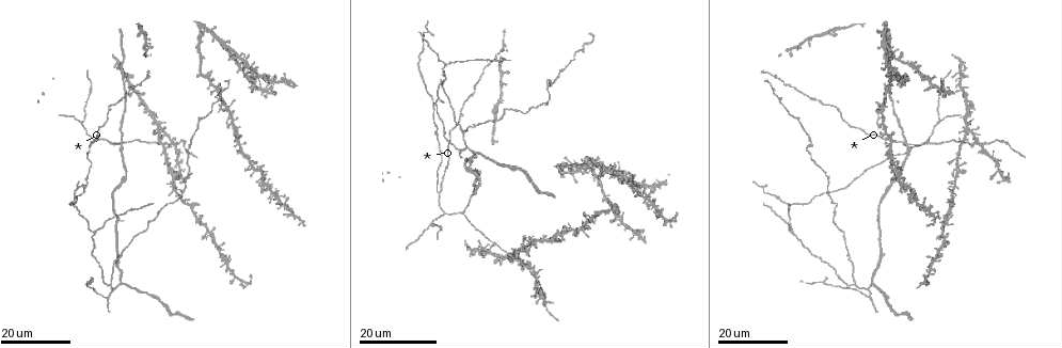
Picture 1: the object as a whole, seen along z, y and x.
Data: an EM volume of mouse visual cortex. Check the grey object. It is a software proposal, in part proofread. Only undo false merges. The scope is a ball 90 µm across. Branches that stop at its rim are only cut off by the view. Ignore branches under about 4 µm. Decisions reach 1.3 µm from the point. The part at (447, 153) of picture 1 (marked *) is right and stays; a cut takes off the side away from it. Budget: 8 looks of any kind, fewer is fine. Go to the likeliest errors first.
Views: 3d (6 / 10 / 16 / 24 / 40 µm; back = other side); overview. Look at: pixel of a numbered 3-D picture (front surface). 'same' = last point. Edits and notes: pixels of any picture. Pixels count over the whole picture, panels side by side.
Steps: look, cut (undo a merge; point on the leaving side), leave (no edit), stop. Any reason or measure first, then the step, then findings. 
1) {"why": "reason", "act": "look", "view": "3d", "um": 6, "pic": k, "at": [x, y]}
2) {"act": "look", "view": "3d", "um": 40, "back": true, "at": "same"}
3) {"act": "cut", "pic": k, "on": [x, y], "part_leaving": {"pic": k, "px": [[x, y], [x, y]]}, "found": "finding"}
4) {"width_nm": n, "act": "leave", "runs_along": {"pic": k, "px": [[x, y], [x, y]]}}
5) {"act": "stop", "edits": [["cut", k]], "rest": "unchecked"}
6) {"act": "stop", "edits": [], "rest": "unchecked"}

{"why": "a fork", "act": "look", "view": "3d", "um": 16, "pic": 1, "at": [985, 144]}

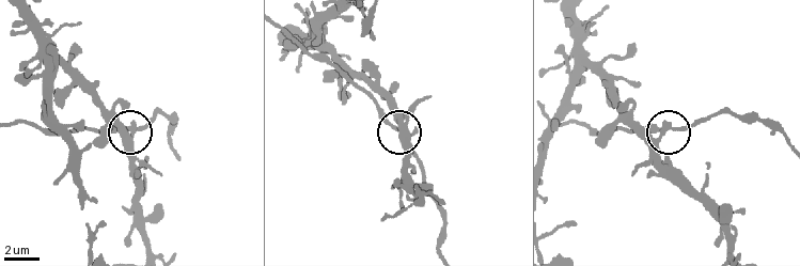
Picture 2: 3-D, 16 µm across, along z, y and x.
{"act": "look", "view": "3d", "um": 10, "pic": 2, "at": [132, 139]}

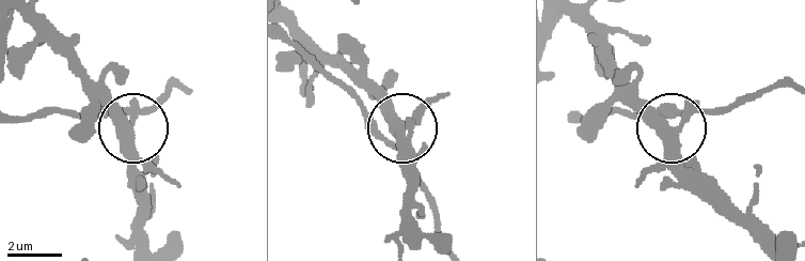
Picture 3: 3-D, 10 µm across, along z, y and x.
{"side_arm_um": 16, "act": "leave", "runs_along": {"pic": 3, "px": [[571, 114], [659, 112], [673, 133], [675, 167], [691, 186]]}, "found": "one neuron here"}

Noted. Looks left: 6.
{"why": "branch point", "act": "look", "view": "3d", "um": 24, "pic": 1, "at": [95, 231]}

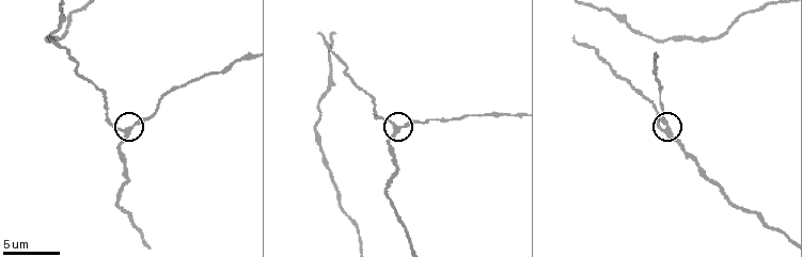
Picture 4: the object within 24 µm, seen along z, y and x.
{"act": "look", "view": "3d", "um": 10, "pic": 4, "at": [666, 130]}

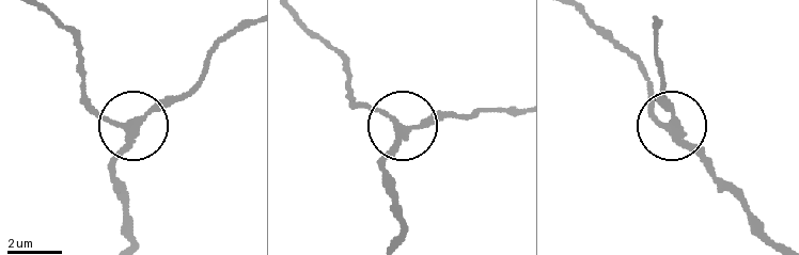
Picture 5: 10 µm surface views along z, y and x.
{"side_arm_um": 15, "act": "leave", "runs_along": {"pic": 5, "px": [[771, 239], [743, 197], [656, 115], [649, 90]]}, "found": "all the same neuron"}

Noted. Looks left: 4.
{"why": "three-way junction", "act": "look", "view": "3d", "um": 24, "pic": 1, "at": [439, 194]}

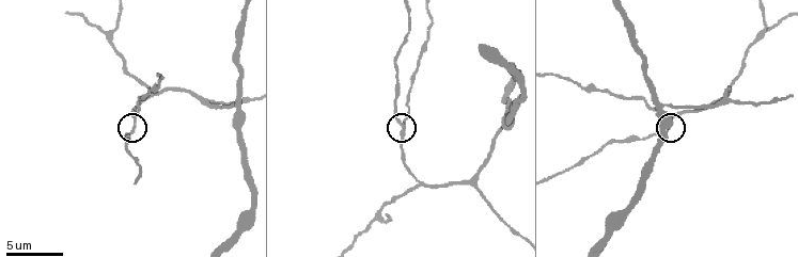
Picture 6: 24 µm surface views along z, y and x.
{"act": "look", "view": "3d", "um": 10, "pic": 6, "at": [135, 119]}

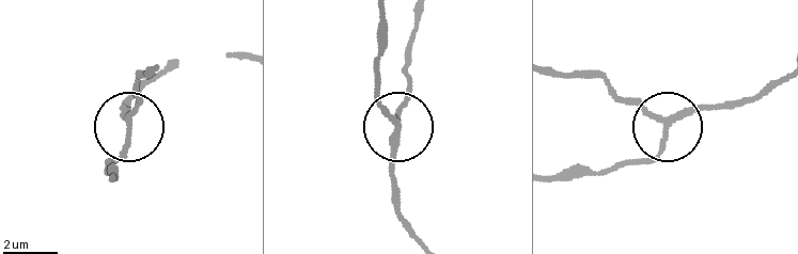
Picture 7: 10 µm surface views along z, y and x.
{"arms": 3, "act": "leave", "runs_along": {"pic": 7, "px": [[423, 11], [406, 66], [411, 94], [397, 128], [377, 96]]}, "found": "one neuron here"}

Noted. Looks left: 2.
{"why": "branch point", "act": "look", "view": "3d", "um": 16, "pic": 6, "at": [423, 186]}

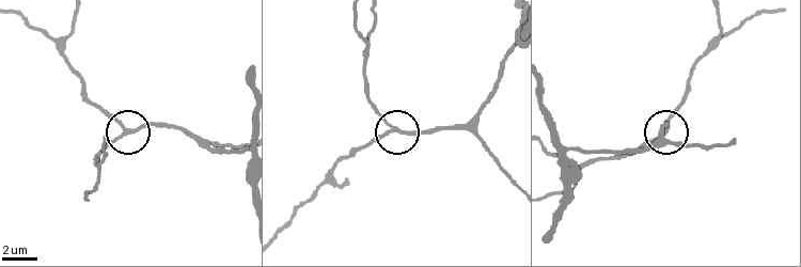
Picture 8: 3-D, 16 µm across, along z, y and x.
{"act": "look", "view": "3d", "um": 16, "back": true, "pic": 8, "at": [127, 131]}

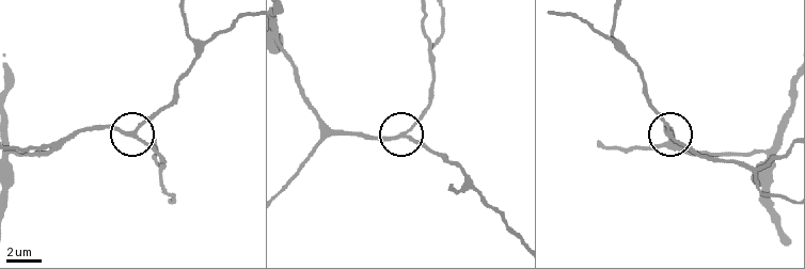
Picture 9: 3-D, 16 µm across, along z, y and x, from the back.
{"act": "leave", "runs_along": {"pic": 9, "px": [[154, 142], [160, 167], [164, 162], [133, 132], [159, 108]]}, "found": "all the same neuron"}

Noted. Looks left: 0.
{"act": "stop", "edits": [], "rest": "unchecked"}

